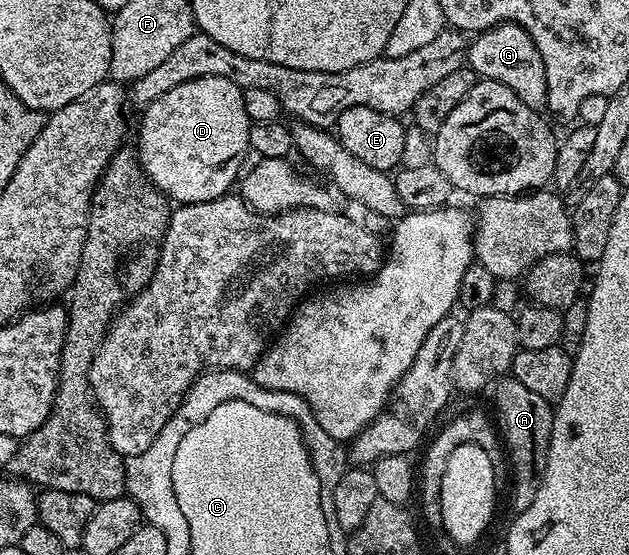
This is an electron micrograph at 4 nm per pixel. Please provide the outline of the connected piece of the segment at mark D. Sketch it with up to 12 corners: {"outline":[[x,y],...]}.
{"outline":[[195,78],[143,107],[140,167],[176,204],[249,157],[244,91]]}

